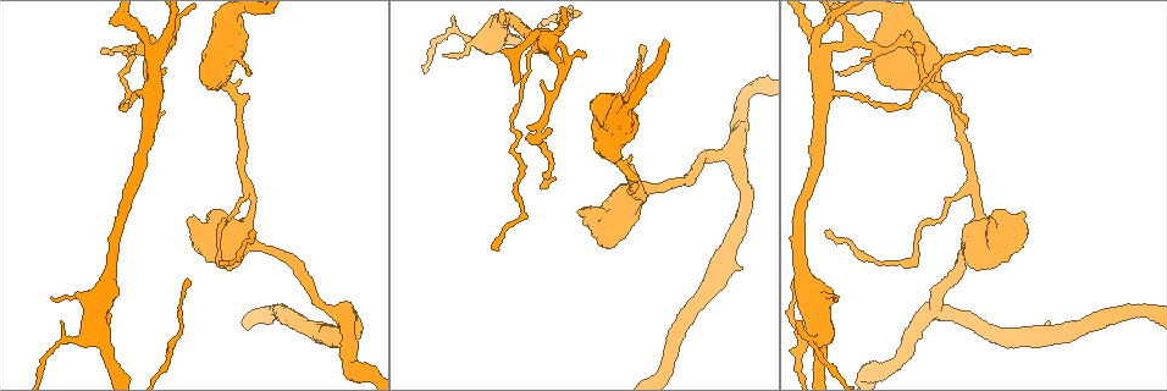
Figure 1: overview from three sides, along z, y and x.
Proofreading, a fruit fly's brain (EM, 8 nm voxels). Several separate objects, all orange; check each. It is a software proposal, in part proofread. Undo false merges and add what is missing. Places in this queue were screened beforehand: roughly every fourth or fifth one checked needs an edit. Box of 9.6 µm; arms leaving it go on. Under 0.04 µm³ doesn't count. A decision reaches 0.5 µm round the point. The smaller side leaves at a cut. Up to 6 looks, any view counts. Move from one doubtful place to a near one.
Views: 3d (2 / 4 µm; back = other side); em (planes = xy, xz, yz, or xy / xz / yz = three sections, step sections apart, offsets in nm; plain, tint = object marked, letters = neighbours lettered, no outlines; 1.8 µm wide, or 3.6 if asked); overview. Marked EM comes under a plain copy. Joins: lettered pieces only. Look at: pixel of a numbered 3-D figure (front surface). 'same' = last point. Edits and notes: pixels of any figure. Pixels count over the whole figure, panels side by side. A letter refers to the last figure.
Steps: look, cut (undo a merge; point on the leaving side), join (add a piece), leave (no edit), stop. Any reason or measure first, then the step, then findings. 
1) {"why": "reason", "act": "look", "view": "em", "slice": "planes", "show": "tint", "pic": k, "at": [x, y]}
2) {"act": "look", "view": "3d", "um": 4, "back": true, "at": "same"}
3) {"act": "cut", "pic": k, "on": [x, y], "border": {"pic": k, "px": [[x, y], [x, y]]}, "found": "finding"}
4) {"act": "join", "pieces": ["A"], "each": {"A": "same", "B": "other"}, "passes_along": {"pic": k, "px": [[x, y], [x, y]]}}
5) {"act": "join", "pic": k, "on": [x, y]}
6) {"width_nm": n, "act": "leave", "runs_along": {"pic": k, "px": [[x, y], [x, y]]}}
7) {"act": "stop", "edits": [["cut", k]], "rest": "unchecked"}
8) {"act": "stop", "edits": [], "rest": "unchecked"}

{"why": "sharp bend", "act": "look", "view": "3d", "um": 2, "back": true, "pic": 1, "at": [564, 67]}

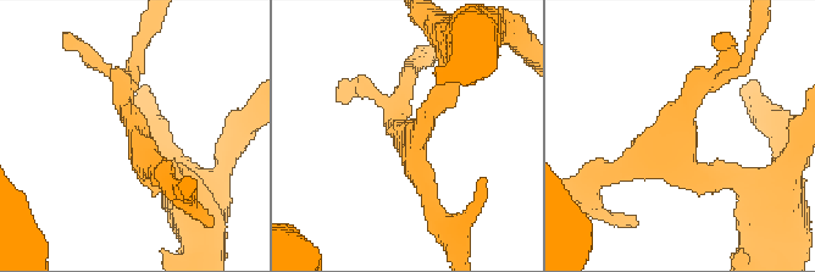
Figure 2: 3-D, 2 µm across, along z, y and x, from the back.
{"why": "shape alone is not enough", "act": "look", "view": "em", "slice": "planes", "show": "letters", "pic": 2, "at": [408, 135]}

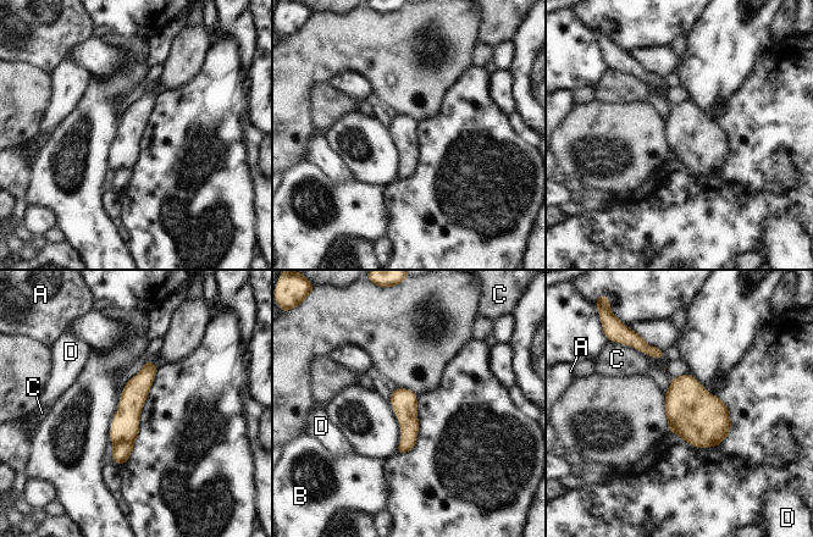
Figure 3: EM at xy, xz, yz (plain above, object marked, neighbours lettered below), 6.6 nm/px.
{"act": "cut", "pic": 3, "on": [125, 427], "each": {"A": "other", "B": "other", "C": "other", "D": "other"}, "part_leaving": {"pic": 3, "px": [[153, 366], [115, 439]]}, "found": "two neurons meet here"}

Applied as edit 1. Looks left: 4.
{"why": "see it whole again", "act": "look", "view": "overview"}

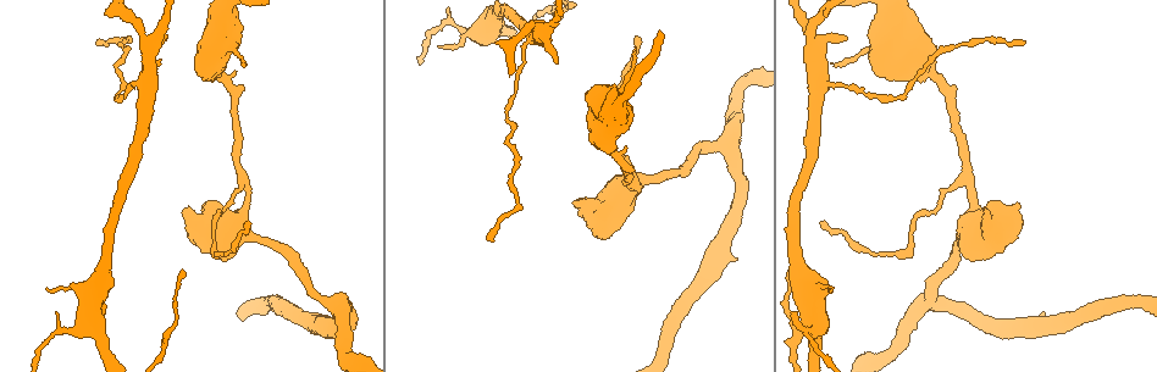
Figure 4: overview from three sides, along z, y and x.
{"why": "branch stops here", "act": "look", "view": "3d", "um": 4, "pic": 4, "at": [637, 42]}

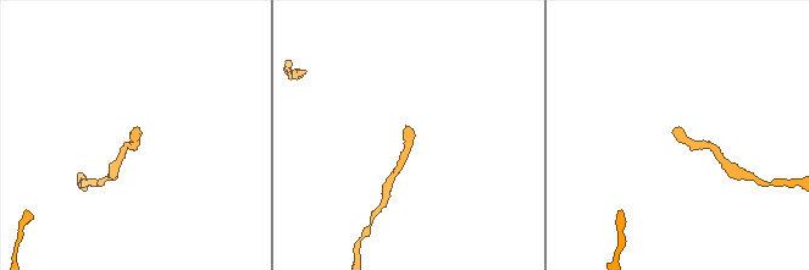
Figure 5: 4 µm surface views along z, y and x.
{"why": "need the tissue", "act": "look", "view": "em", "slice": "yz", "step": 16, "show": "letters", "pic": 5, "at": [406, 135]}

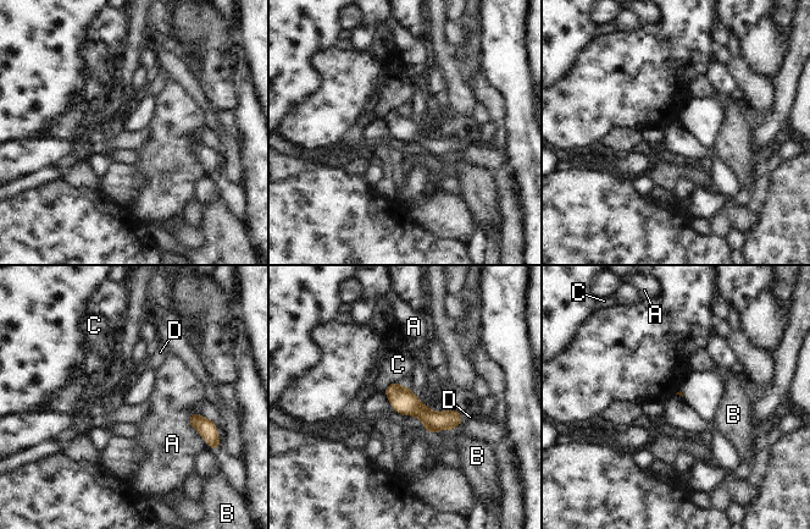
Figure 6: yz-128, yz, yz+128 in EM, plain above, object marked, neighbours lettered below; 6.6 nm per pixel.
{"act": "look", "view": "em", "slice": "planes", "show": "letters", "at": "same"}

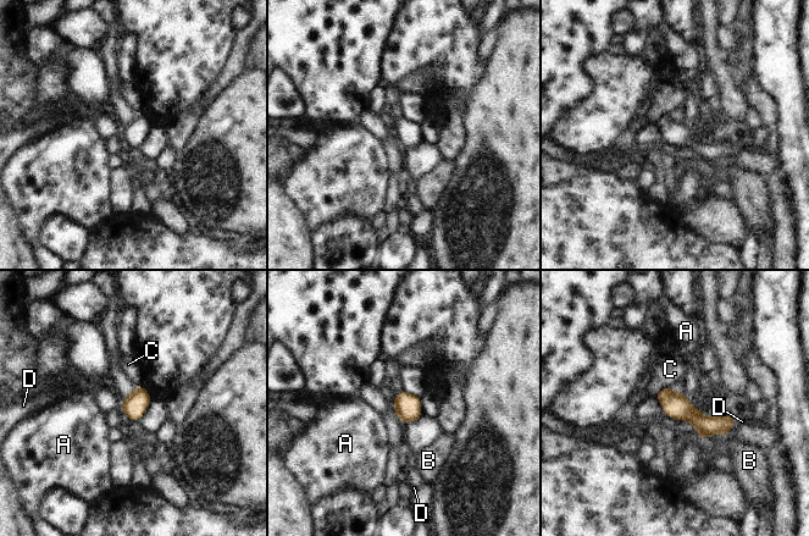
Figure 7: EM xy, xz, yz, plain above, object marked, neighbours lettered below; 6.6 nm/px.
{"act": "leave", "each": {"A": "other", "B": "other", "C": "other", "D": "other"}, "runs_along": {"pic": 7, "px": [[660, 396], [703, 424], [730, 424]]}, "found": "none of them fits"}

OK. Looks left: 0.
{"act": "stop", "edits": [["cut", 3]], "rest": "unchecked"}

